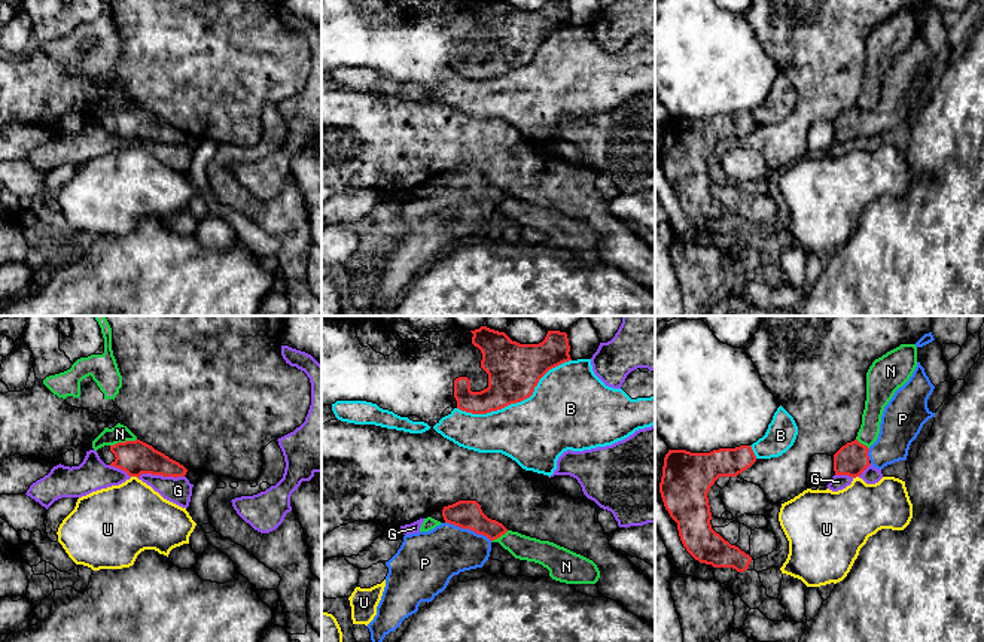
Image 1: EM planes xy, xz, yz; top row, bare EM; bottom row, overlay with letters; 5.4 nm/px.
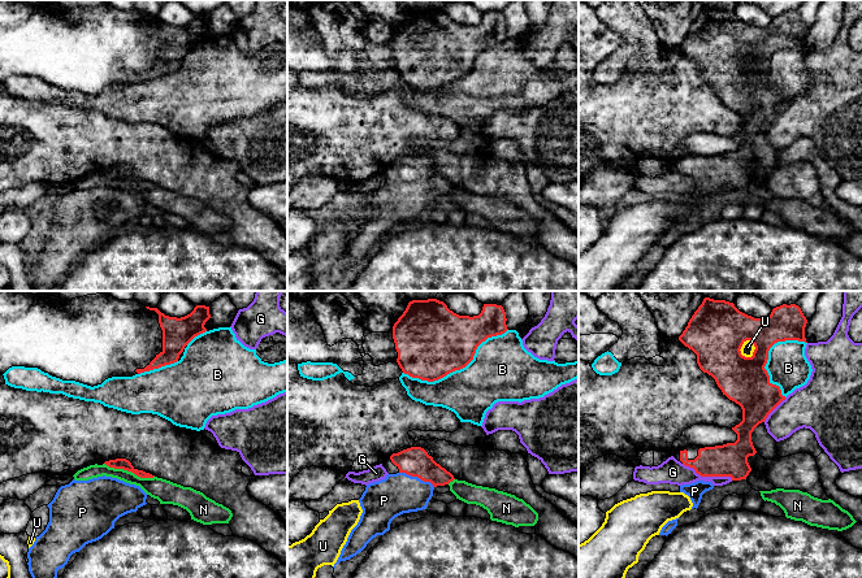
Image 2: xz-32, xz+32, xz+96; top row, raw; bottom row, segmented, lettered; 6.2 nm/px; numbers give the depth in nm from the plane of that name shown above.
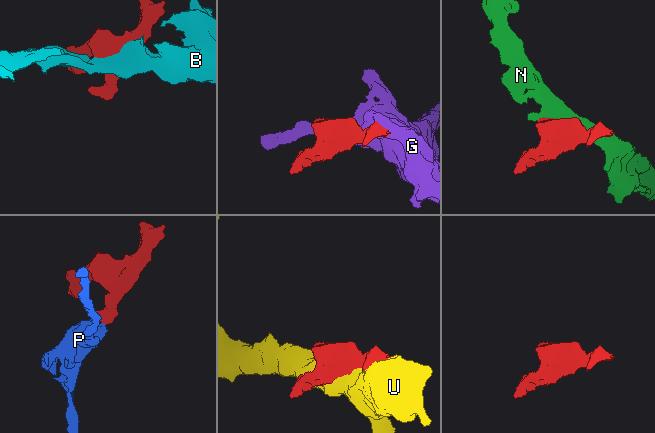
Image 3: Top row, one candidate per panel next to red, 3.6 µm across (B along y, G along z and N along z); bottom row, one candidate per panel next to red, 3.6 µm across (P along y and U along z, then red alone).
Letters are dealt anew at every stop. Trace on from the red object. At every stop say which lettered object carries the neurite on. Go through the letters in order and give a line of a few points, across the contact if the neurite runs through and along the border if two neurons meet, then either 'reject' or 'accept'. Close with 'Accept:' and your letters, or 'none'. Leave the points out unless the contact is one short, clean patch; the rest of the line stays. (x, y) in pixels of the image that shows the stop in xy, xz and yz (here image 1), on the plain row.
B: reject
G: reject
N: line xy (136, 105), (110, 112); reject
P: line xz (466, 180), (468, 194), (442, 219), (433, 224); accept
U: reject
Accept: P

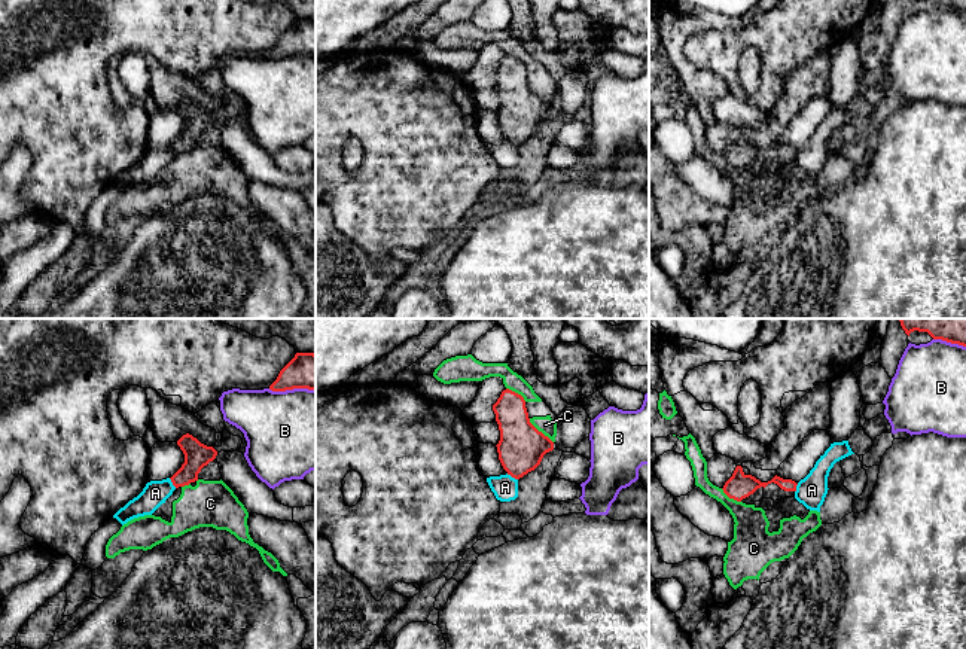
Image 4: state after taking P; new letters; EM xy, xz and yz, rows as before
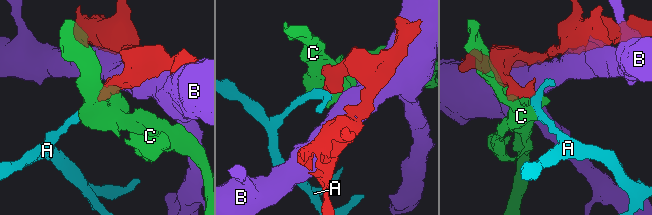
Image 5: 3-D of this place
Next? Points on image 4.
A: line xz (506, 140), (517, 146); reject
B: reject
C: reject
Accept: none

